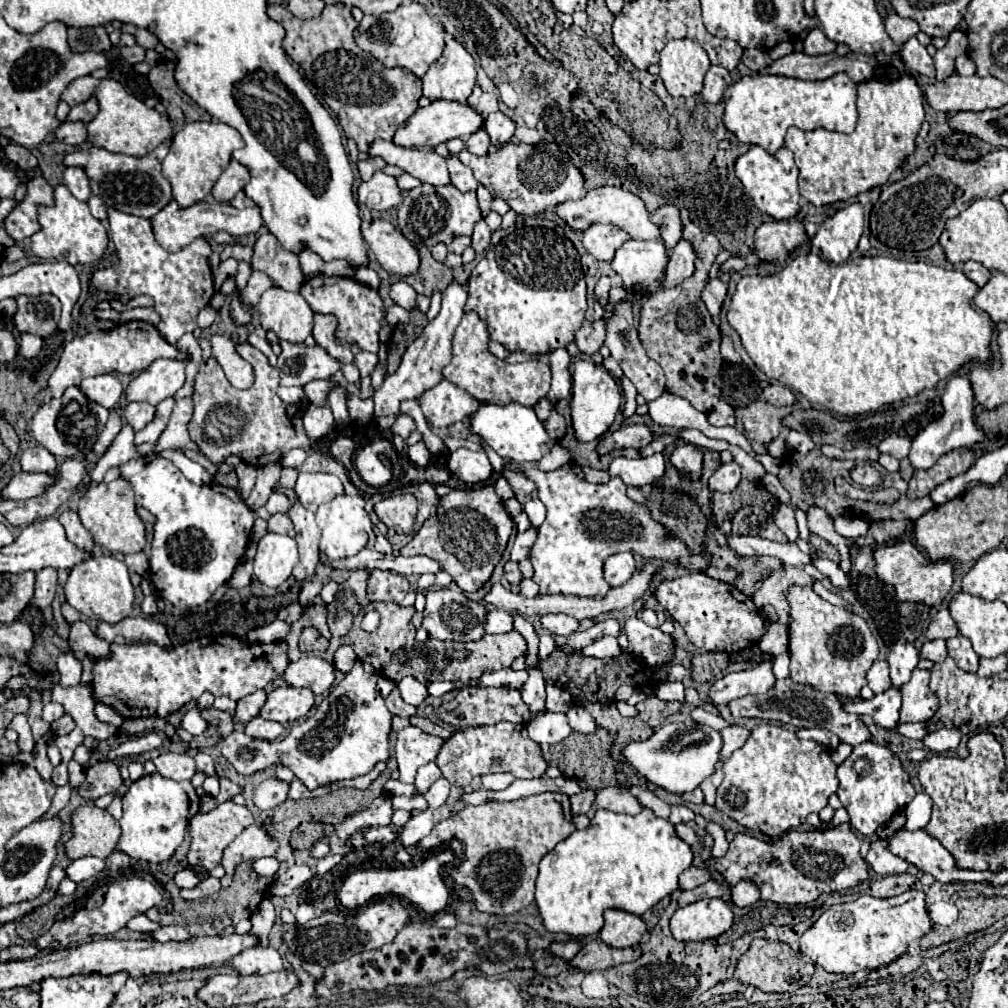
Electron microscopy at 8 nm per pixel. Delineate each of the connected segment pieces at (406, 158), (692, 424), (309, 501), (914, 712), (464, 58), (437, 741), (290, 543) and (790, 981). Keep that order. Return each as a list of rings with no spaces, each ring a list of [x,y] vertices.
[[[376,140],[368,148],[370,156],[380,156],[386,164],[394,164],[414,178],[428,182],[432,186],[450,184],[446,158],[442,158],[436,150],[416,150],[416,148],[400,148],[392,142]]]
[[[664,392],[660,398],[648,402],[650,408],[650,418],[660,424],[660,426],[668,426],[668,428],[676,428],[676,430],[684,430],[684,428],[696,428],[702,434],[706,434],[708,438],[718,438],[718,440],[726,440],[734,446],[740,446],[744,452],[748,452],[750,456],[758,456],[750,444],[750,440],[738,430],[738,428],[716,428],[708,422],[704,412],[698,412],[686,398],[680,398],[676,394]]]
[[[300,472],[294,492],[306,510],[316,512],[320,504],[330,502],[338,494],[344,494],[344,486],[334,474]]]
[[[914,670],[906,686],[902,686],[900,722],[926,722],[938,710],[938,698],[928,688],[930,672]]]
[[[448,38],[444,54],[428,68],[422,78],[422,92],[430,100],[466,102],[476,84],[474,58],[466,48]]]
[[[408,726],[398,732],[394,756],[398,762],[398,772],[400,772],[400,782],[414,784],[416,770],[422,764],[428,764],[436,760],[444,740],[438,736],[430,736],[422,732],[416,726]]]
[[[268,532],[264,538],[258,540],[258,550],[254,556],[254,574],[262,584],[278,588],[290,578],[296,562],[298,546],[294,538]]]
[[[754,938],[750,942],[750,948],[738,958],[734,976],[742,984],[750,984],[762,992],[794,992],[810,982],[814,974],[814,964],[804,962],[798,952],[794,952],[788,944],[766,940],[766,938]]]

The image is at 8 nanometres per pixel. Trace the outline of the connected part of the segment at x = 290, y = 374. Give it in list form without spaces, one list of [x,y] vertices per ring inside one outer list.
[[[284,342],[280,346],[282,354],[278,356],[278,366],[276,366],[280,374],[280,386],[304,386],[312,380],[326,380],[340,370],[340,362],[320,346],[308,348],[304,344],[290,344],[290,342]]]

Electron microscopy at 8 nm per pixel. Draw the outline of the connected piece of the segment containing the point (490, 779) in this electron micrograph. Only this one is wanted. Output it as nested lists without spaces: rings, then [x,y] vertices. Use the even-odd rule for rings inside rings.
[[[486,774],[482,776],[482,786],[490,790],[504,790],[508,788],[516,778],[512,774]]]

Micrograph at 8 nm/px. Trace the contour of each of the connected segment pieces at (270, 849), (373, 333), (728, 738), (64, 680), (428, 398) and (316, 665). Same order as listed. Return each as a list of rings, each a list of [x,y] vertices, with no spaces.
[[[250,826],[246,828],[230,846],[228,850],[224,850],[224,858],[222,858],[222,868],[226,870],[226,874],[220,879],[221,887],[227,888],[232,883],[234,868],[236,864],[240,864],[242,860],[250,860],[250,858],[262,858],[262,856],[272,856],[278,848],[278,842],[268,838],[266,832],[262,830],[262,826]]]
[[[314,276],[304,280],[300,288],[302,298],[310,304],[310,308],[318,314],[334,314],[338,320],[336,336],[338,340],[358,346],[366,352],[378,352],[378,332],[384,324],[384,304],[376,290],[356,282],[354,278],[340,278],[340,276]]]
[[[728,726],[720,734],[722,734],[722,740],[724,740],[722,750],[720,750],[722,758],[730,758],[732,752],[738,750],[740,746],[744,746],[744,742],[750,736],[750,732],[746,728],[742,728],[742,726]]]
[[[72,652],[68,654],[60,654],[58,660],[58,674],[60,674],[60,686],[64,688],[70,688],[70,686],[76,686],[80,684],[80,674],[82,674],[82,662],[78,662]]]
[[[442,380],[438,386],[426,390],[418,402],[428,424],[434,428],[466,420],[478,408],[476,398],[448,380]]]
[[[304,656],[298,662],[290,662],[282,678],[288,686],[310,688],[314,694],[324,694],[334,684],[334,666],[320,656]]]

